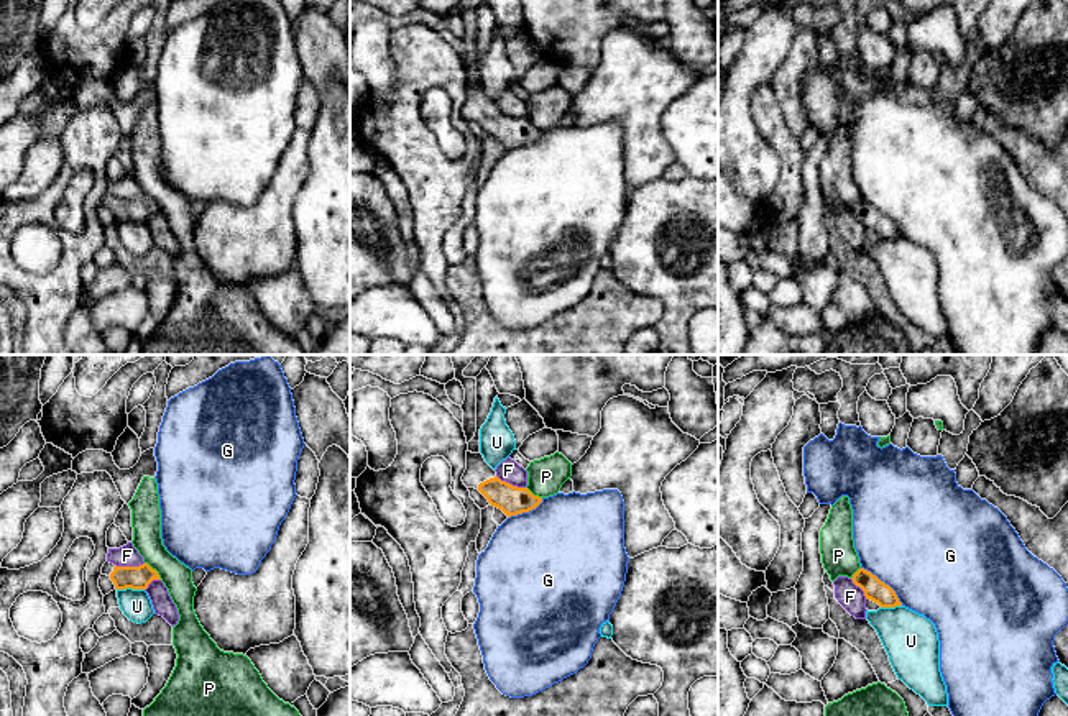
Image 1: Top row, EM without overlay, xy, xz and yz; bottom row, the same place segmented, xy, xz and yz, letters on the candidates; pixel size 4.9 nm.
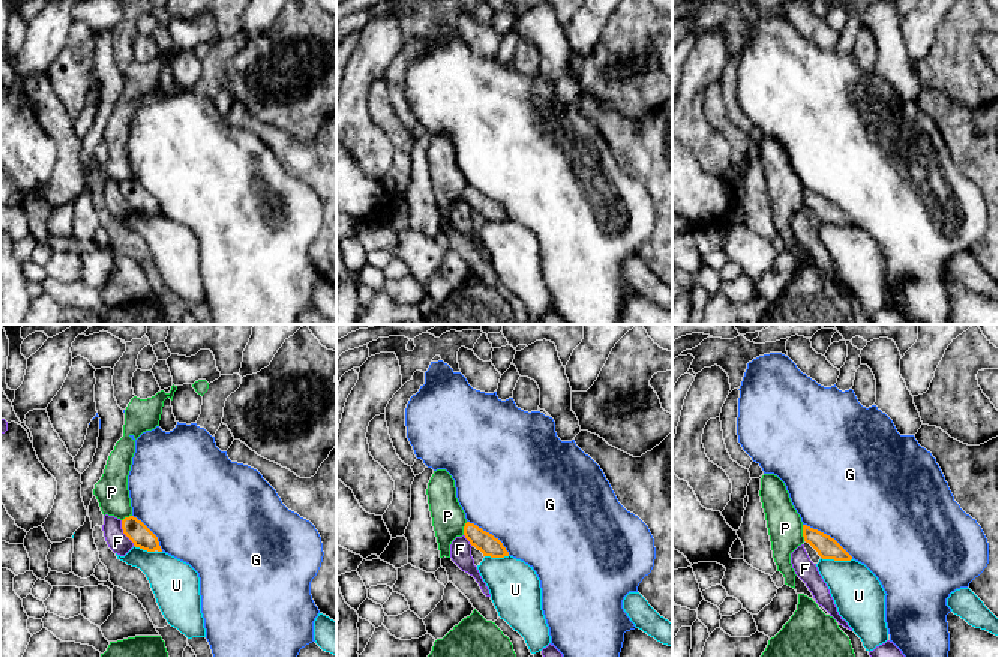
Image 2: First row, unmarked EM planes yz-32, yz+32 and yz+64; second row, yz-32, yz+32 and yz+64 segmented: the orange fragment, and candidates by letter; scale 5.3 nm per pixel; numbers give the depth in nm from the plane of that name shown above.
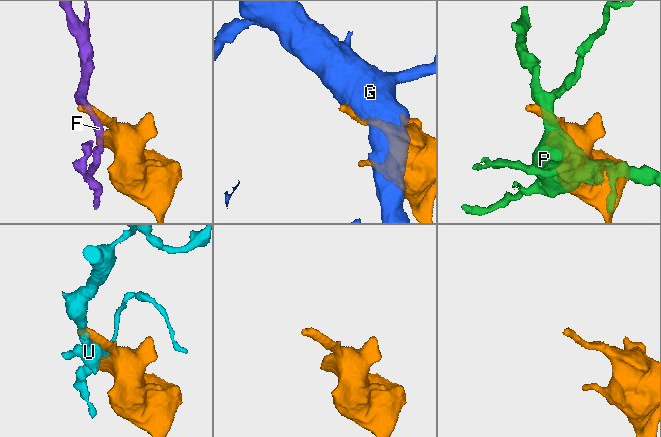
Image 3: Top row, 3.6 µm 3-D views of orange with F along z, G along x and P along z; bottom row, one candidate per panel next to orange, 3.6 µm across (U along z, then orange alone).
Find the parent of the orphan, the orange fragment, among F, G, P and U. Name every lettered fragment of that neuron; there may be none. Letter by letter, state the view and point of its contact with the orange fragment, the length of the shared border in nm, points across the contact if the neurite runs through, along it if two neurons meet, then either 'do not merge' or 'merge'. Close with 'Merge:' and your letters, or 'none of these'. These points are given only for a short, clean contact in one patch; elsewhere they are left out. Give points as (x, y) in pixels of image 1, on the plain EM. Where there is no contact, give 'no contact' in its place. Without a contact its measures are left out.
F: xy (128, 199) | 140 nm | along xy (143, 194), (138, 197), (115, 197) | do not merge
G: yz (883, 214) | 280 nm | do not merge
P: xy (155, 202) | 120 nm | along xy (145, 194), (161, 211) | do not merge
U: xy (130, 219) | 140 nm | do not merge
Merge: none of these

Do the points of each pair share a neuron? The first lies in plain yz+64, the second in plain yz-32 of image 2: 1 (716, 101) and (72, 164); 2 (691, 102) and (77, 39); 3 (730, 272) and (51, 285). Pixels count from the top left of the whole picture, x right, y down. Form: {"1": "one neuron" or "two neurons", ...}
{"1": "one neuron", "2": "two neurons", "3": "two neurons"}

